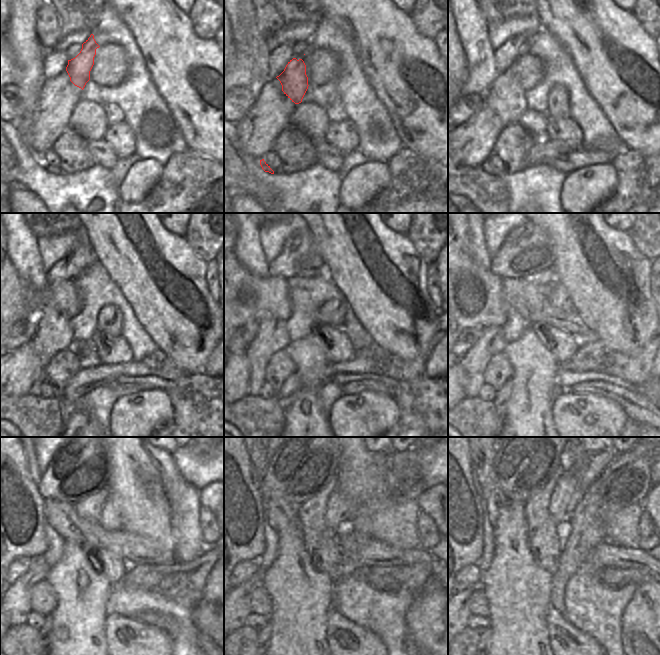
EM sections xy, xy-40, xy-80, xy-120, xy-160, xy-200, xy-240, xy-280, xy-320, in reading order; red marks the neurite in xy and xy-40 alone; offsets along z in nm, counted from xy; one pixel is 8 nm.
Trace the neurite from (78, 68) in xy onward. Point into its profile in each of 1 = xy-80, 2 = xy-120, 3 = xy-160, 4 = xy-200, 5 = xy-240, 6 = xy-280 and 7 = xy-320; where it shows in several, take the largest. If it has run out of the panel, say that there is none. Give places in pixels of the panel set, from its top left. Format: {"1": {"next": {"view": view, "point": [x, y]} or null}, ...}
{"1": {"next": {"view": "xy-80", "point": [505, 96]}}, "2": {"next": {"view": "xy-120", "point": [53, 333]}}, "3": {"next": {"view": "xy-160", "point": [272, 337]}}, "4": {"next": {"view": "xy-200", "point": [491, 342]}}, "5": {"next": {"view": "xy-240", "point": [20, 608]}}, "6": {"next": {"view": "xy-280", "point": [244, 591]}}, "7": {"next": {"view": "xy-320", "point": [468, 592]}}}

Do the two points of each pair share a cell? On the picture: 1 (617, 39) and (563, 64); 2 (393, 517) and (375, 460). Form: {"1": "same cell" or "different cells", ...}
{"1": "different cells", "2": "same cell"}

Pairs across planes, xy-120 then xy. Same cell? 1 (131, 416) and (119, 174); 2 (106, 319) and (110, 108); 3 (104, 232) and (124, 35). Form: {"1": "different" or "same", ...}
{"1": "different", "2": "same", "3": "different"}

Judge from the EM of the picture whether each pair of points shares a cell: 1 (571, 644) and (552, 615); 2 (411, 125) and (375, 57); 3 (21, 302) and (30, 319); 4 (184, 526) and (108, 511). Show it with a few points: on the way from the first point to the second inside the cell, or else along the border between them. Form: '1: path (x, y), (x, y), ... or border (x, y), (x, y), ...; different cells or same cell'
1: path (564, 637), (555, 622); same cell
2: path (411, 108), (408, 90), (392, 74); same cell
3: border (31, 310), (24, 317), (16, 321), (10, 329); different cells
4: border (108, 497), (119, 511), (124, 529); different cells

